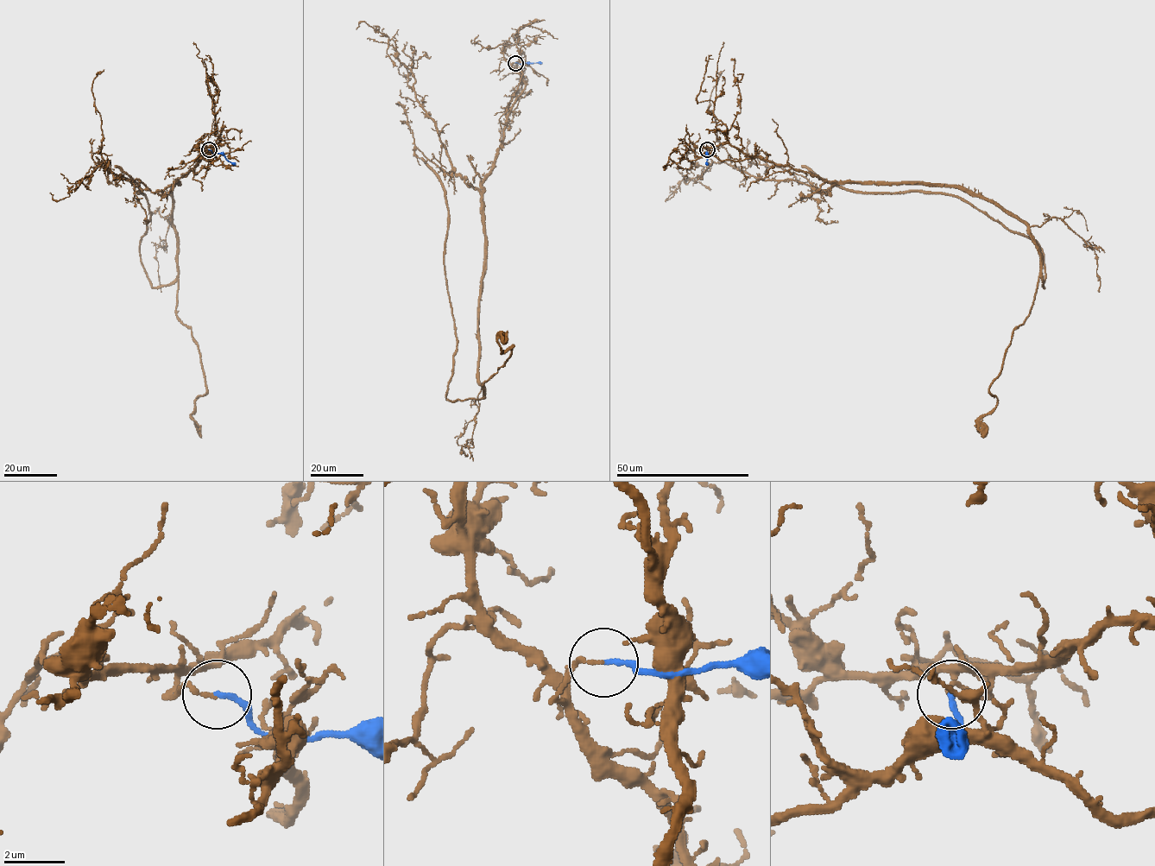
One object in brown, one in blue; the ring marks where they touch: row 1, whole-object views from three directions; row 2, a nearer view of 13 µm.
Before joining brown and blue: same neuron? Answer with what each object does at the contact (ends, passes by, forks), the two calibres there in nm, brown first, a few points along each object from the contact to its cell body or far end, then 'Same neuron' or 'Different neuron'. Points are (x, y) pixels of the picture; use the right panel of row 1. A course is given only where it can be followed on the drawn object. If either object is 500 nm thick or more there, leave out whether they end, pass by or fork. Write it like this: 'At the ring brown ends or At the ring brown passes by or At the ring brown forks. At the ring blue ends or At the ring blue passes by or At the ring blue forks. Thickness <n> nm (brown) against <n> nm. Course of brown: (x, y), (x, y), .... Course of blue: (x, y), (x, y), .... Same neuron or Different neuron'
At the ring brown ends. At the ring blue ends. Thickness 140 nm (brown) against 160 nm. Course of brown: (707, 149), (971, 190), (1027, 226), (1044, 287), (1042, 248), (956, 197), (851, 192), (801, 165). Course of blue: (707, 149), (708, 165). Different neuron

